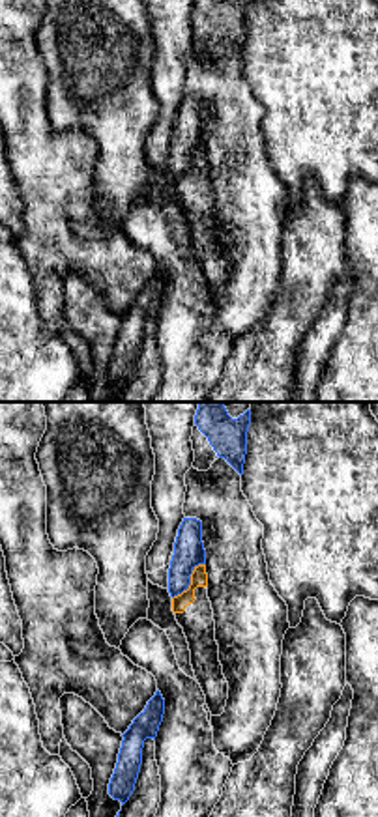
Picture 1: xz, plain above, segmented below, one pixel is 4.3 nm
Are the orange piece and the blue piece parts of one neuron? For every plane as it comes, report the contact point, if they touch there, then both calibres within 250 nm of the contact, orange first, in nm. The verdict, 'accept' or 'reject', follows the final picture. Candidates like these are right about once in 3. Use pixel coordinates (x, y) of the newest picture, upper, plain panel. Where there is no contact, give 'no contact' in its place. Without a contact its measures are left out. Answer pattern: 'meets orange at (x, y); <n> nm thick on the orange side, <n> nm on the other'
meets orange at (191, 163); 80 nm thick on the orange side, 130 nm on the other

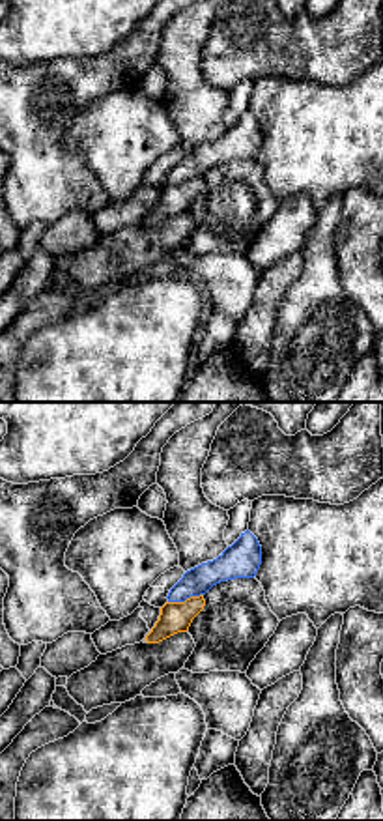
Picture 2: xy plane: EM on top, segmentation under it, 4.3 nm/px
meets orange at (187, 180); 130 nm thick on the orange side, 120 nm on the other

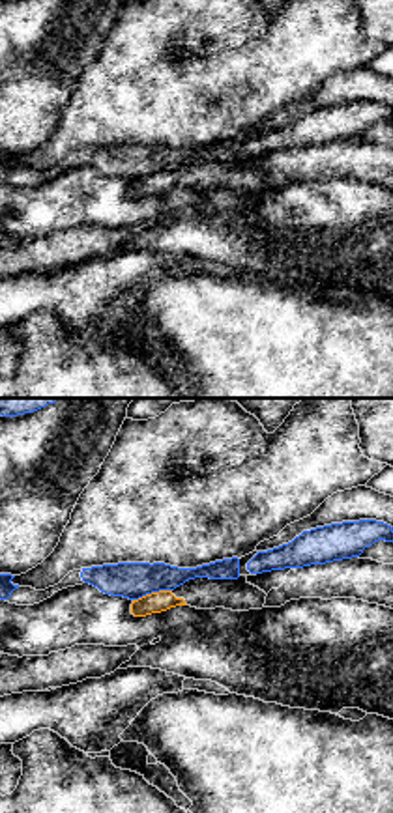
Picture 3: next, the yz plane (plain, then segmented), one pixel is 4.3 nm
meets orange at (152, 174); 90 nm thick on the orange side, 160 nm on the other

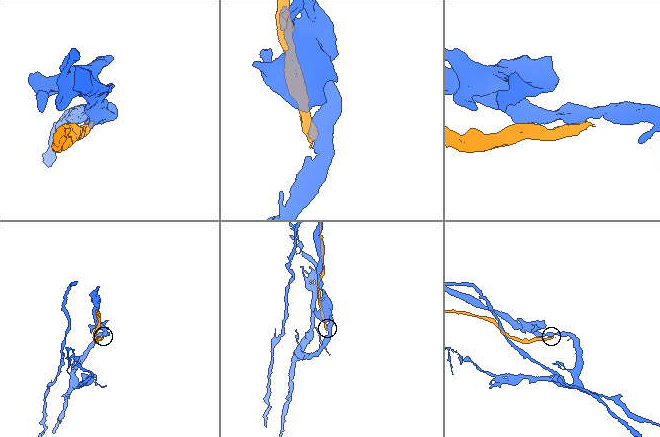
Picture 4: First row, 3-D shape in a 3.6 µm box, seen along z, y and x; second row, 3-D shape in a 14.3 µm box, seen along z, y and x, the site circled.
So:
reject

